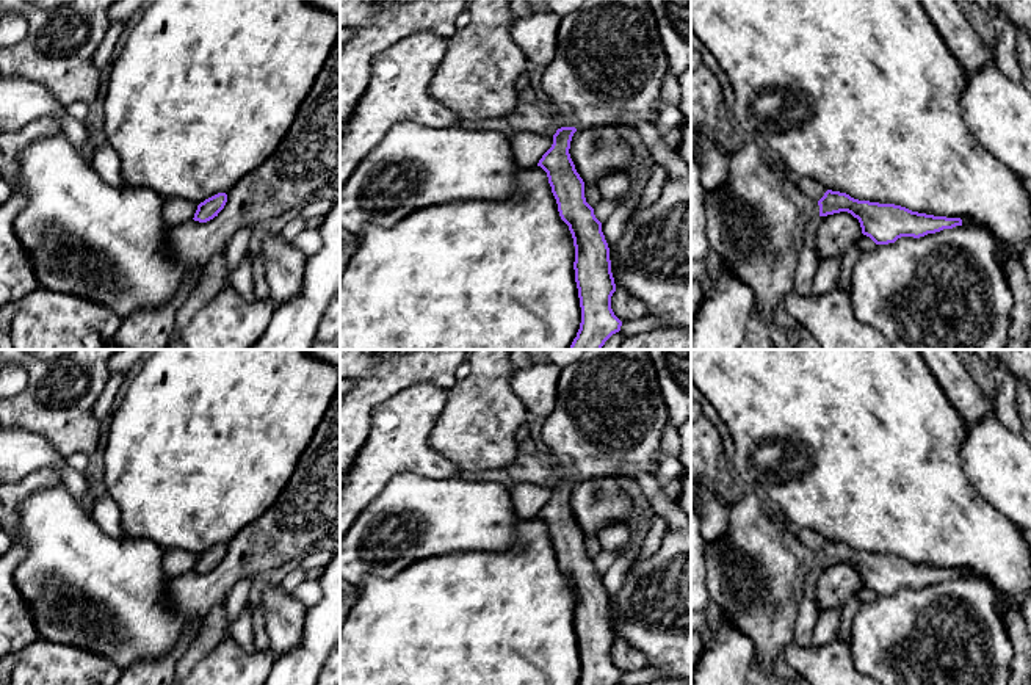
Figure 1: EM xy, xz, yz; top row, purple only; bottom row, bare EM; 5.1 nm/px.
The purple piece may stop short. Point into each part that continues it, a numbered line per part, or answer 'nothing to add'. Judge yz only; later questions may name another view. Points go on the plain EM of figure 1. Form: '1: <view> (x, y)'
1: yz (756, 572)

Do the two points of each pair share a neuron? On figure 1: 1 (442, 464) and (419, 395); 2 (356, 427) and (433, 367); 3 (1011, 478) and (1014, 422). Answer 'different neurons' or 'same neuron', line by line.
1: same neuron
2: same neuron
3: different neurons

